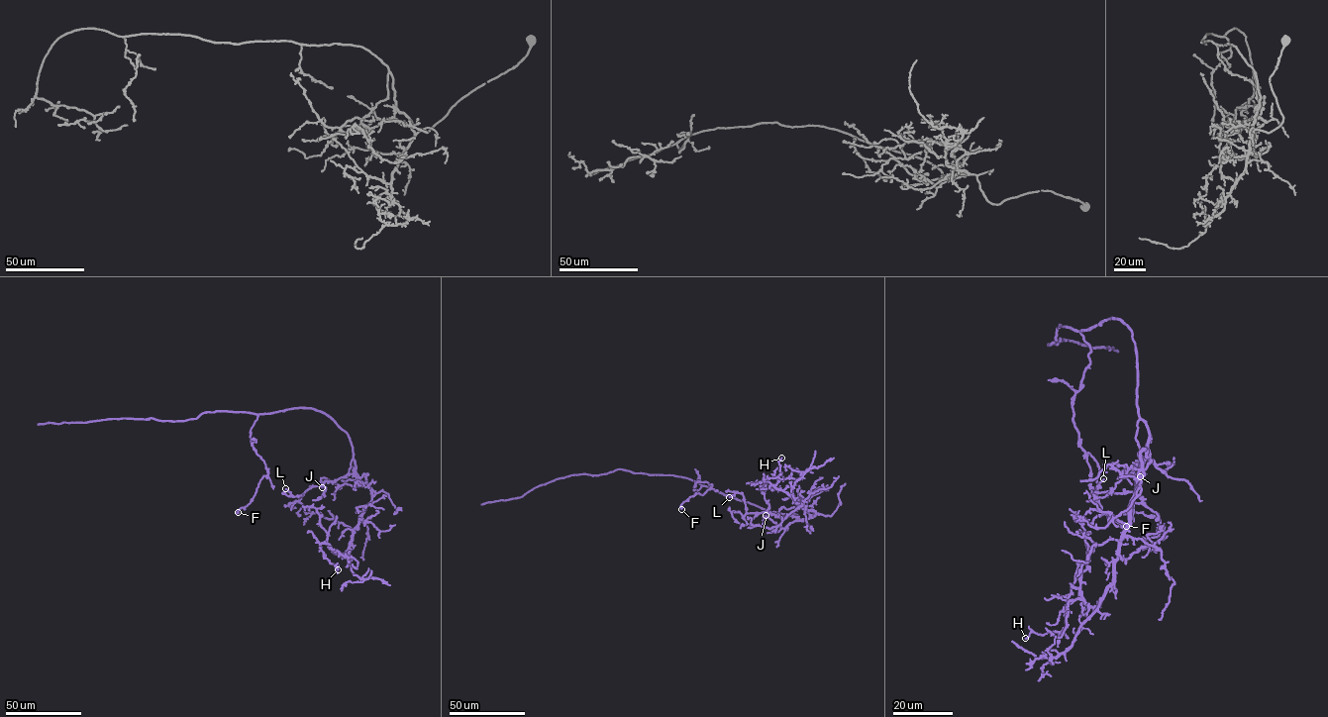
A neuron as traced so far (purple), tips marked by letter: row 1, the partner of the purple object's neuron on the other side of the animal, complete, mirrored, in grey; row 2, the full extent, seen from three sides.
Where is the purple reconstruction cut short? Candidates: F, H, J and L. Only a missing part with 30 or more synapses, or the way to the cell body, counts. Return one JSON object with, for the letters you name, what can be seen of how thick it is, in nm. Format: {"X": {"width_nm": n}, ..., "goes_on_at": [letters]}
{"goes_on_at": []}

